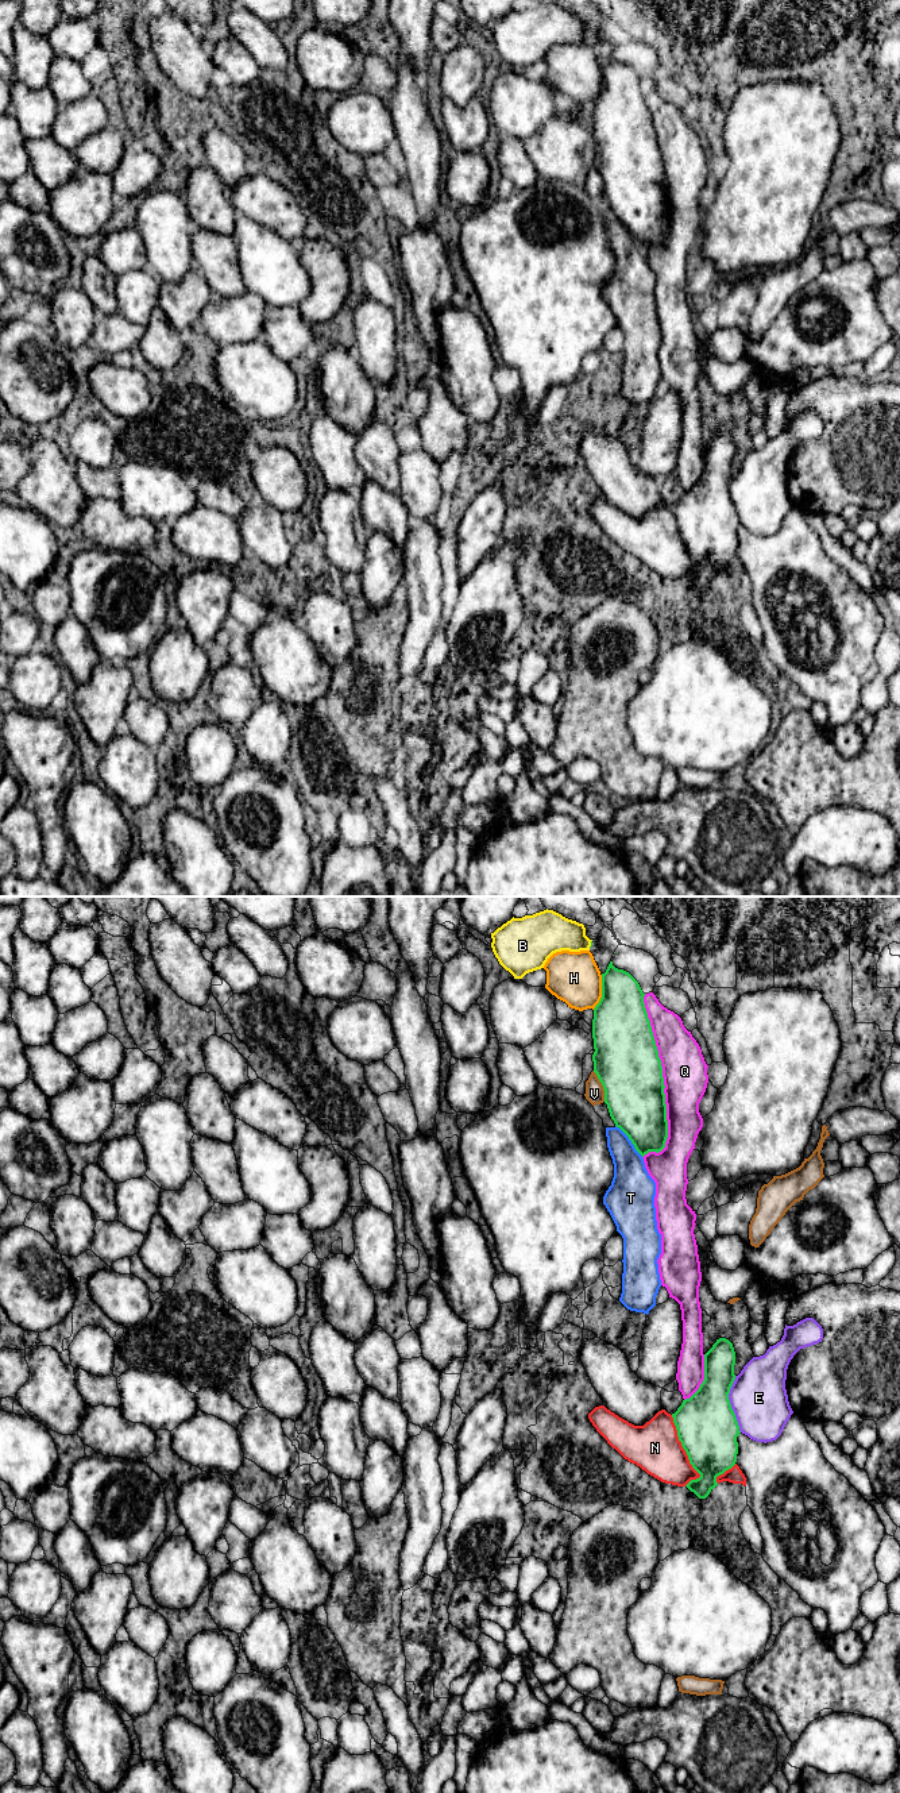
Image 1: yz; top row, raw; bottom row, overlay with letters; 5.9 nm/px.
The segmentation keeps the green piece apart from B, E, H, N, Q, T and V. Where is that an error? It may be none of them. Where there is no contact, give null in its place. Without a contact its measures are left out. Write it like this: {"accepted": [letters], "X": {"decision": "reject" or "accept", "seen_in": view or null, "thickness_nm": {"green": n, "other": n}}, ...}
{"accepted": ["N"], "B": {"decision": "reject", "seen_in": "yz", "thickness_nm": {"green": 20, "other": 240}}, "E": {"decision": "reject", "seen_in": "yz", "thickness_nm": {"green": 360, "other": 340}}, "H": {"decision": "reject", "seen_in": "yz", "thickness_nm": {"green": 360, "other": 300}}, "N": {"decision": "accept", "seen_in": "yz", "thickness_nm": {"green": 360, "other": 300}}, "Q": {"decision": "reject", "seen_in": "yz", "thickness_nm": {"green": 380, "other": 260}}, "T": {"decision": "reject", "seen_in": "yz", "thickness_nm": {"green": 340, "other": 220}}, "V": {"decision": "reject", "seen_in": "yz", "thickness_nm": {"green": 380, "other": 110}}}

